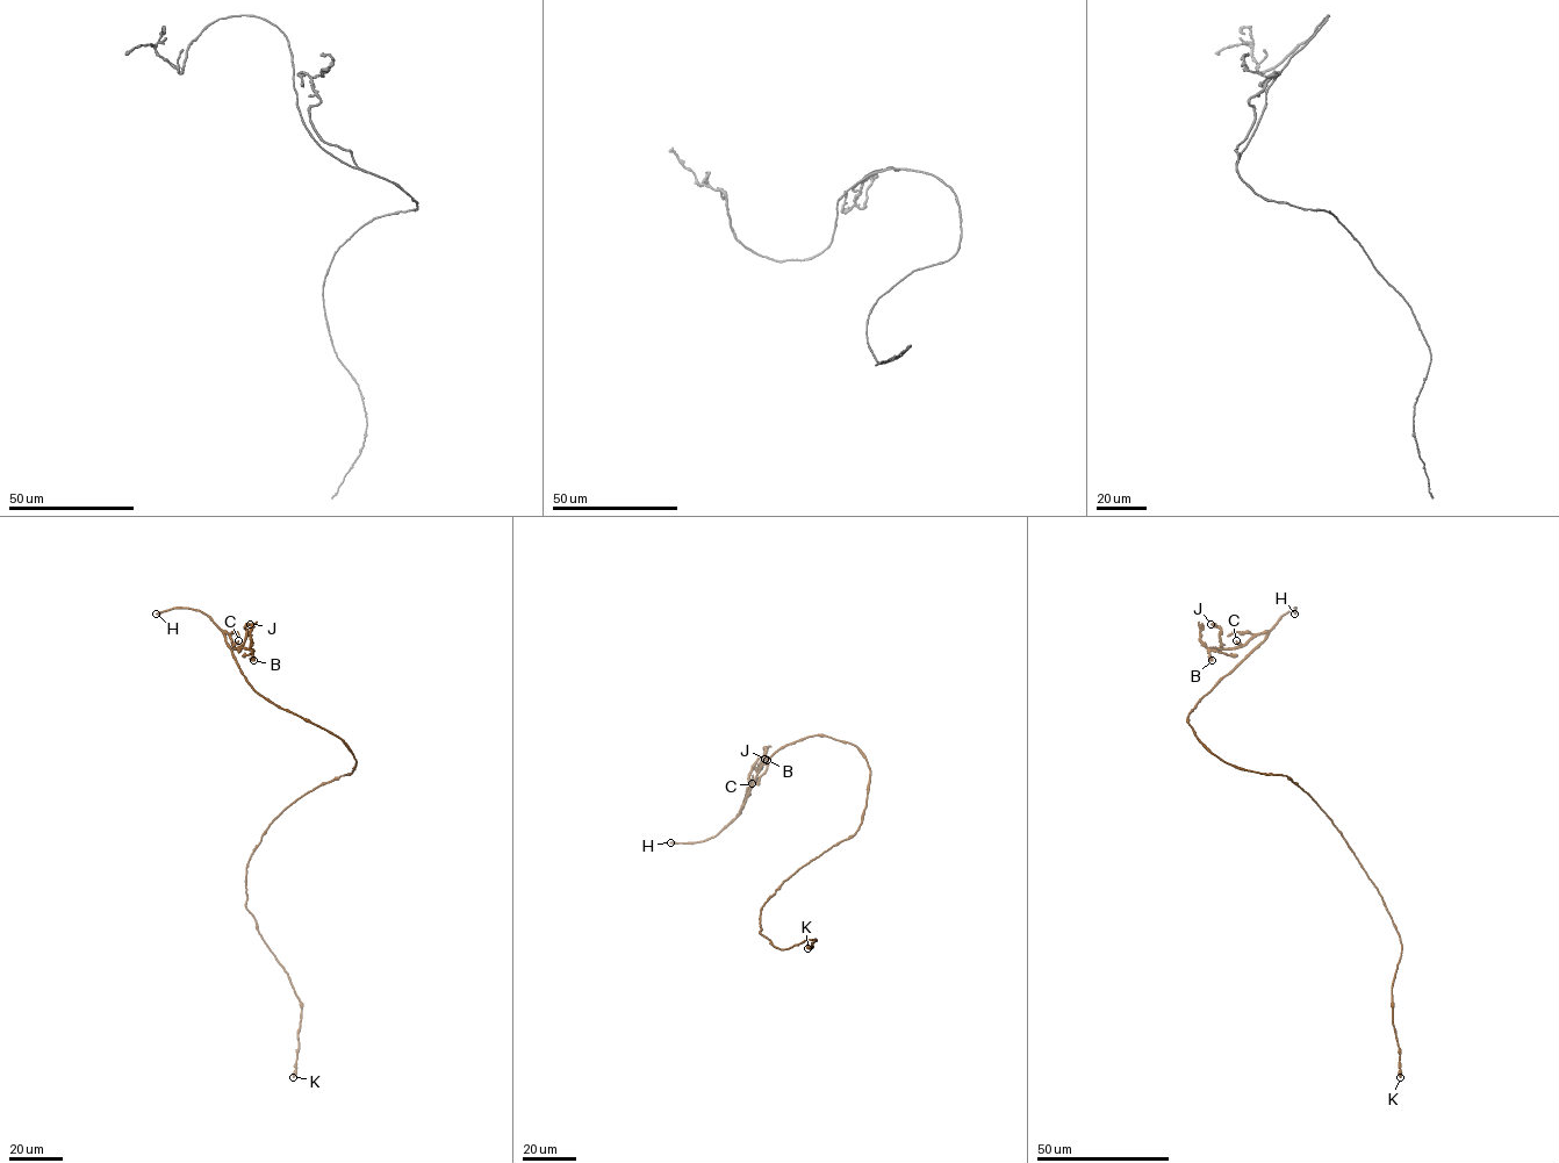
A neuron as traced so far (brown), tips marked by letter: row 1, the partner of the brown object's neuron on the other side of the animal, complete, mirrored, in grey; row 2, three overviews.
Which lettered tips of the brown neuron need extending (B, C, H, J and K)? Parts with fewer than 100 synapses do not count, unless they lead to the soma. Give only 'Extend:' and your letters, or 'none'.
Extend: H

